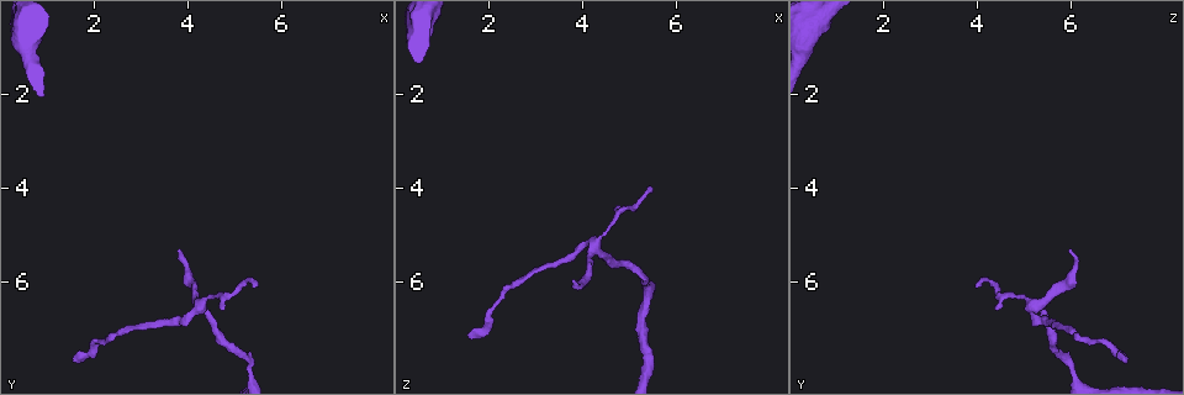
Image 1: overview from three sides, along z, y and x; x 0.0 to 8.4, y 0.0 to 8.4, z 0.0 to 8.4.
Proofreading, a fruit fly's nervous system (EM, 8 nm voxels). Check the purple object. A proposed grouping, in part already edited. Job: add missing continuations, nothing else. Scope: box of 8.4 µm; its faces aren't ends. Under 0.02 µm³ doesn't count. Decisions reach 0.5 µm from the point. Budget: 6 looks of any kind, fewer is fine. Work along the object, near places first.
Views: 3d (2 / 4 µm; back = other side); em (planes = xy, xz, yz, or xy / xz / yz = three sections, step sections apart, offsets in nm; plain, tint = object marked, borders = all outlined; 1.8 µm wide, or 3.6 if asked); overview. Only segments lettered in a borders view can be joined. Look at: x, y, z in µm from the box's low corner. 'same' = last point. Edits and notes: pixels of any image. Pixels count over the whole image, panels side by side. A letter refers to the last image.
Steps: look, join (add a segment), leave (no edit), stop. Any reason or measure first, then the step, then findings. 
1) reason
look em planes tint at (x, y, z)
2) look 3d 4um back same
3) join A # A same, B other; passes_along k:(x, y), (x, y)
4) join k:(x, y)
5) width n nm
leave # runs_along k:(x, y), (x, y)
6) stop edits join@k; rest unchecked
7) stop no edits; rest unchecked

thin end
look em planes borders at (3.85, 5.30, 6.00)

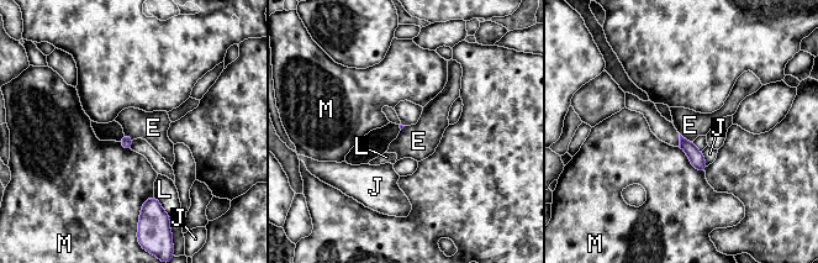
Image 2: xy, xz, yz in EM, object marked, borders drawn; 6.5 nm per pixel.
leave # E other, J other, L other, M other; border 2:(680, 133), (692, 142); no lettered segment goes on from it

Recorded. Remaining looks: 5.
end of a long branch
look 3d 2um at (1.60, 7.65, 7.10)

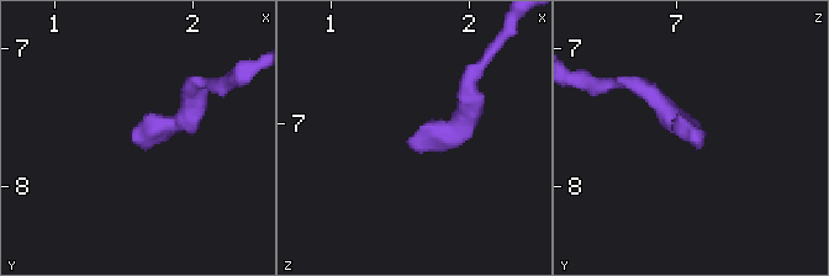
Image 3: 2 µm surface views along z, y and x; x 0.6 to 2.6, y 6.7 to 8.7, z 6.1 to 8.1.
shape alone is not enough
look em planes borders at (1.56, 7.64, 7.12)

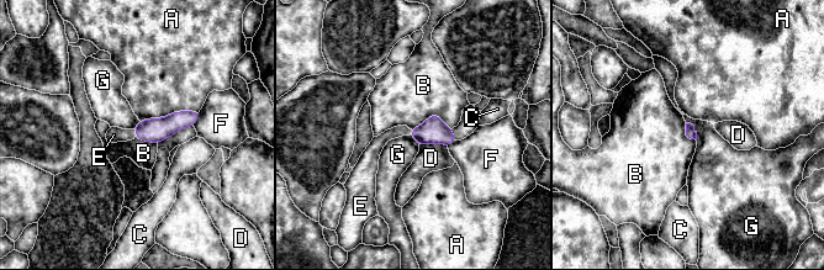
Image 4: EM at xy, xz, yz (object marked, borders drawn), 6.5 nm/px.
width 70 nm; longest_contact A 400 nm
join E # A other, B other, C other, D other, E same, F other, G other; the neuron continues

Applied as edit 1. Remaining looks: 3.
branch stops here
look 3d 4um at (5.45, 6.05, 4.00)

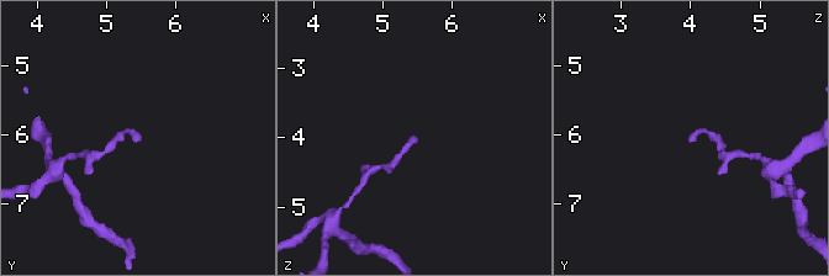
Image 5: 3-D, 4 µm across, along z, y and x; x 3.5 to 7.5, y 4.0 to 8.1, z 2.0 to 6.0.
look em planes borders at (5.45, 6.05, 3.95)

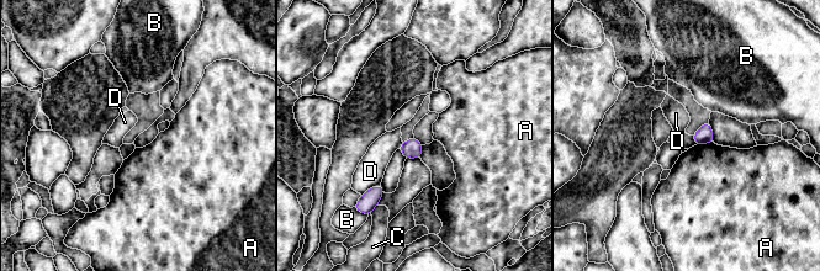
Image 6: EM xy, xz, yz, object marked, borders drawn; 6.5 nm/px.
leave # A other, B other, C other, D other; border 6:(380, 184), (369, 187), (360, 195); no lettered segment goes on from it

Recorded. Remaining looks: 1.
stop edits join@4; rest unchecked

